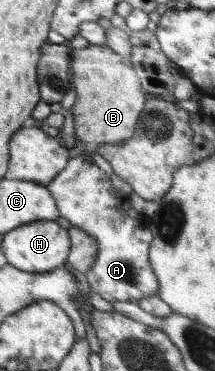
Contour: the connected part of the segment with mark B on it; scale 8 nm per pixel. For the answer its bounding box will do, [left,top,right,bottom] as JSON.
[69,44,148,157]

